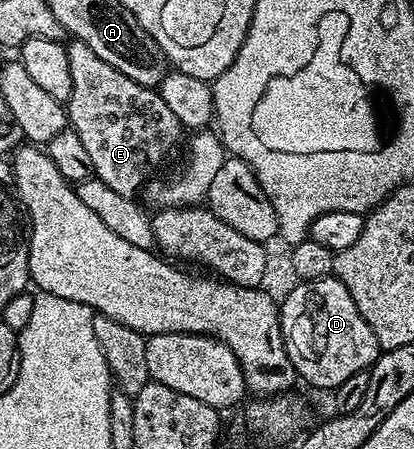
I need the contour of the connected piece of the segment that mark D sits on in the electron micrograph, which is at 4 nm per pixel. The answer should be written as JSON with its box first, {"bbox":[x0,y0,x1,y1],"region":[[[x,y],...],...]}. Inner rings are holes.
{"bbox":[279,276,382,391],"region":[[[335,276],[319,278],[313,282],[303,280],[279,303],[280,327],[284,347],[290,356],[290,364],[301,379],[305,378],[320,390],[335,391],[342,380],[350,380],[354,372],[362,372],[373,366],[382,351],[370,324],[362,320],[358,304],[346,292]]]}

